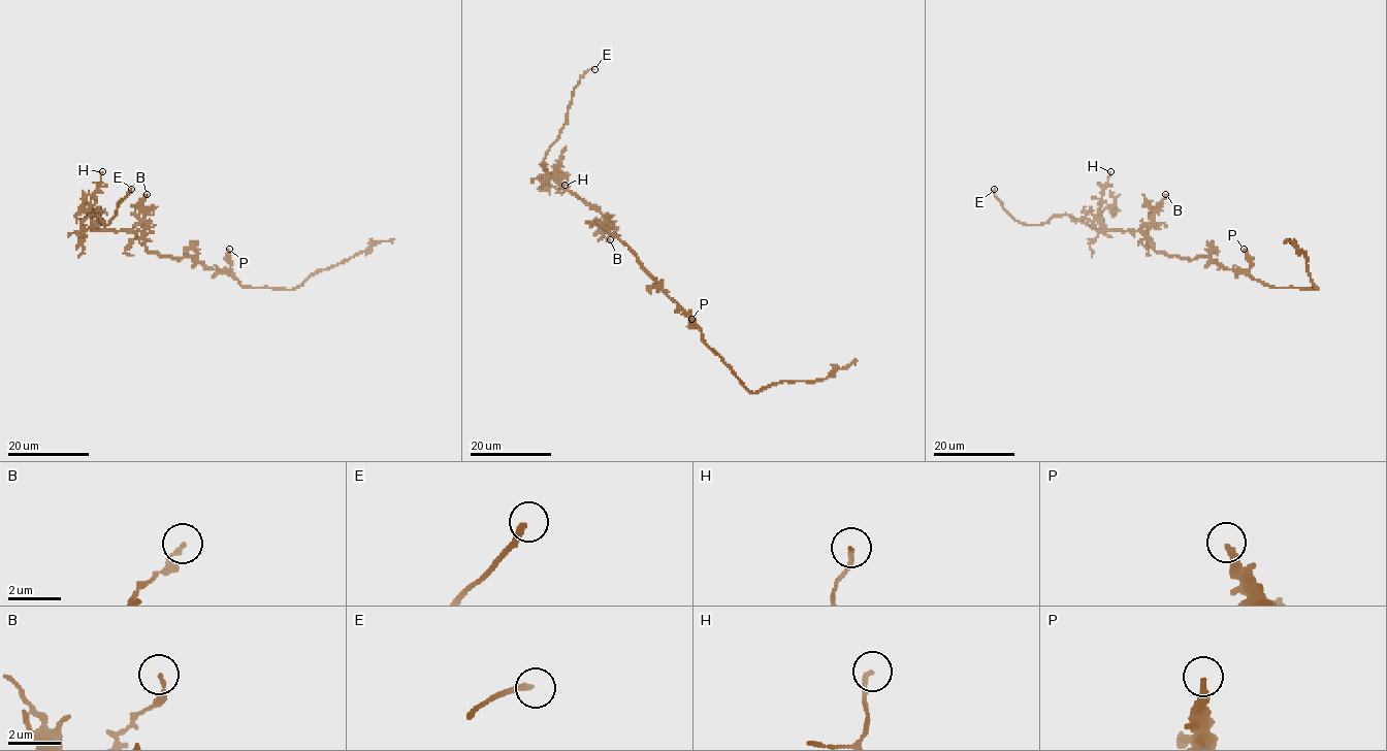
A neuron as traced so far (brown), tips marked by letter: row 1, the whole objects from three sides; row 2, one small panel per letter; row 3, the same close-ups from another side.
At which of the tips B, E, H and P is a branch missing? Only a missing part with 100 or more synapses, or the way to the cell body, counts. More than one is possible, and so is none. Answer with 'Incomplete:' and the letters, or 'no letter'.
Incomplete: E

